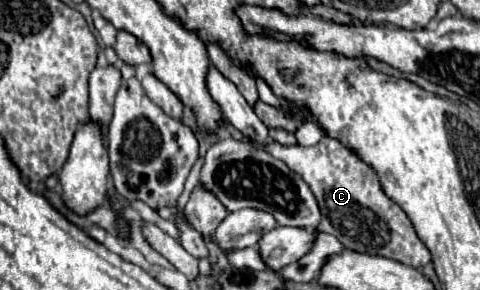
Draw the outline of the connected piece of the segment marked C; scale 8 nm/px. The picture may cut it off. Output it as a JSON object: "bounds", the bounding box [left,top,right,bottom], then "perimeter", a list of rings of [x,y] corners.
{"bounds":[266,136,430,268],"perimeter":[[[324,136],[310,148],[300,144],[282,146],[274,142],[266,146],[266,152],[288,164],[290,170],[298,172],[308,182],[322,212],[322,222],[318,226],[320,232],[336,236],[346,248],[360,254],[392,258],[414,268],[424,268],[430,262],[428,248],[416,236],[406,212],[382,192],[376,172],[338,140]]]}

